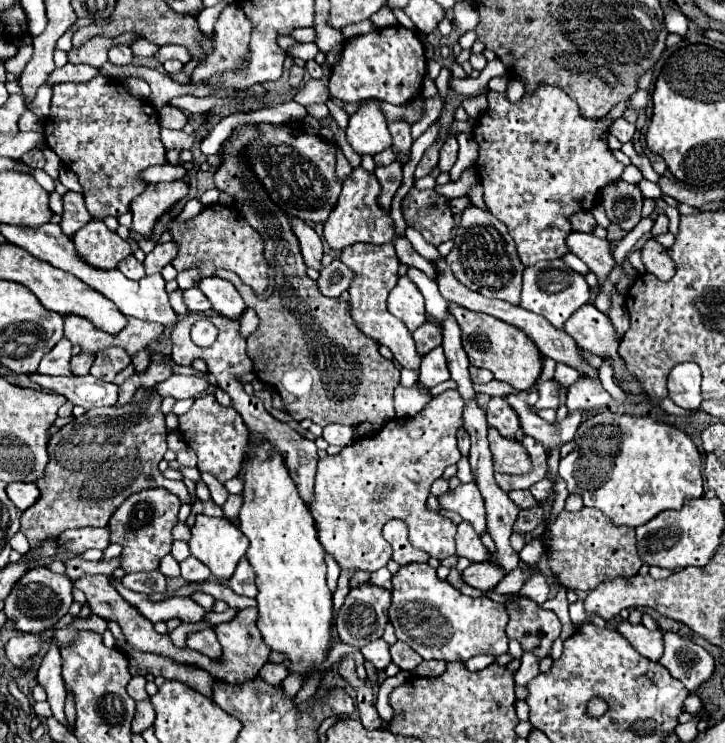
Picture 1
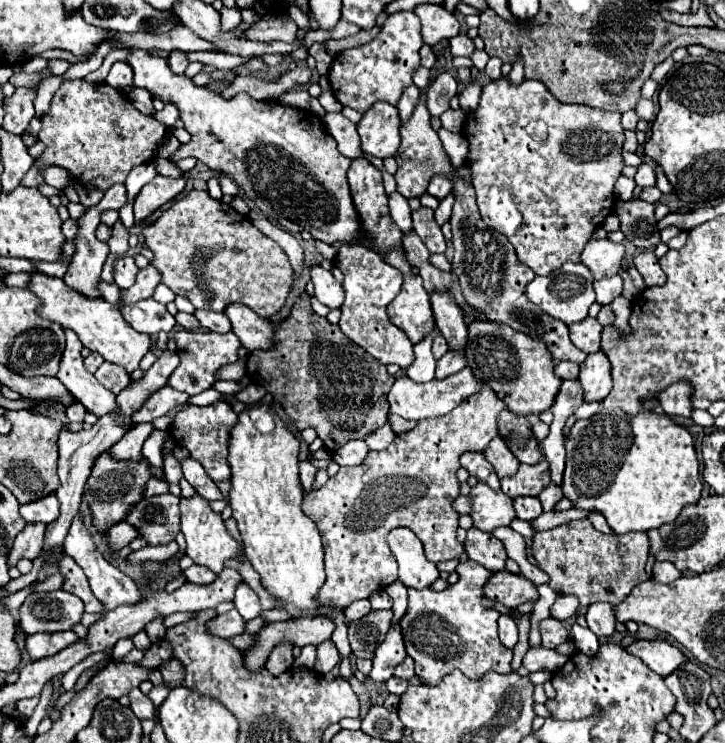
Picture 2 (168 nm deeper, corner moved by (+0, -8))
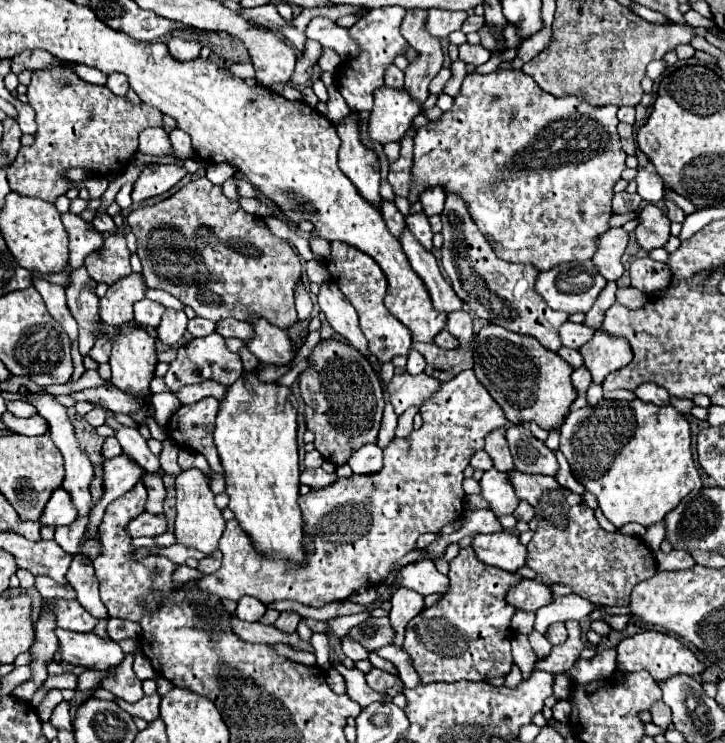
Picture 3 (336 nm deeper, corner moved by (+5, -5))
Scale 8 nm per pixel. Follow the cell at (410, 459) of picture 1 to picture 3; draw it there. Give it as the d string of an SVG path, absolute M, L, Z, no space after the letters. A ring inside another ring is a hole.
M465 370L461 374L457 374L455 378L451 378L449 382L445 382L421 408L419 408L421 416L423 416L423 426L415 432L411 432L409 438L395 438L385 450L385 468L377 474L371 474L371 476L357 476L353 474L351 478L339 478L335 484L327 486L327 488L321 488L321 490L311 490L309 494L305 496L299 496L299 508L301 508L301 514L303 514L303 548L307 550L307 564L303 568L299 568L299 574L297 576L287 576L287 562L279 562L277 558L259 558L259 554L255 554L255 546L251 546L251 538L247 538L247 532L239 526L239 522L235 520L229 520L227 522L227 528L219 540L219 550L223 552L223 564L221 568L211 574L211 576L203 576L201 580L195 580L195 582L189 582L189 584L195 584L197 588L201 588L203 592L211 592L211 594L217 594L219 598L229 598L229 600L239 600L243 596L253 596L257 600L261 600L263 604L269 604L269 602L275 602L275 600L295 600L295 602L301 602L305 606L313 606L313 608L321 608L329 602L337 602L337 600L347 600L353 592L361 592L361 590L367 590L367 588L375 588L379 582L385 580L385 576L389 574L389 570L393 568L393 564L405 556L407 552L411 552L415 548L415 542L421 534L425 532L439 532L443 526L447 526L449 522L453 520L459 520L461 512L463 512L463 500L465 500L465 492L461 488L461 482L463 482L463 470L469 466L469 460L471 456L481 450L485 446L485 436L491 432L491 430L497 430L497 428L503 428L507 424L507 418L503 418L503 410L501 406L491 398L491 394L485 390L485 386L481 386L481 382L477 382L477 376L473 370Z

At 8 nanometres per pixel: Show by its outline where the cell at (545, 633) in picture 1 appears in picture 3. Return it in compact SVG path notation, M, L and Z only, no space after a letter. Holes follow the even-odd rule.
M557 622L553 626L549 626L549 632L547 632L547 640L551 644L563 644L567 640L567 628L563 622Z

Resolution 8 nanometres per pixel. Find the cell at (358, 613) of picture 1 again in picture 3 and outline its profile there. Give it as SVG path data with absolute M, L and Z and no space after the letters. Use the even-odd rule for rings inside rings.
M375 618L369 620L363 628L353 628L349 636L359 640L367 650L379 650L391 644L391 638L395 638L395 630L391 630L389 618Z

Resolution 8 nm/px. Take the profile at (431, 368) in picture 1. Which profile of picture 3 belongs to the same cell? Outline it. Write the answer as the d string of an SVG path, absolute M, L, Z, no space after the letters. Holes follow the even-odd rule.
M457 310L455 314L449 314L449 320L447 320L447 330L459 338L459 346L461 348L467 348L469 342L471 342L471 336L473 336L473 320L469 316L469 312L465 310Z

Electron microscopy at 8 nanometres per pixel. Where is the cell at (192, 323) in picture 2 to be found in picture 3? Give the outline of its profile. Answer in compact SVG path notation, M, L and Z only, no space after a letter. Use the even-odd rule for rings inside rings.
M193 318L193 320L189 320L189 326L187 326L187 330L193 334L193 336L207 336L207 334L211 334L211 332L215 332L215 328L217 328L217 322L211 322L211 320L203 320L203 318Z

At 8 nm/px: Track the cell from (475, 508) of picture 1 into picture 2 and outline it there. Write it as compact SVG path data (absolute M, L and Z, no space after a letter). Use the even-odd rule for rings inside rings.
M478 483L470 489L470 517L474 521L474 527L478 527L484 533L492 533L494 529L502 525L510 525L510 521L516 517L514 513L514 501L500 493L494 493L488 485Z

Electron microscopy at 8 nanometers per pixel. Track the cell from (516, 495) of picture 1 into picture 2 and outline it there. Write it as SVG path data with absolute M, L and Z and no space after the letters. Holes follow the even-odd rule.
M464 453L464 455L460 457L460 463L462 463L462 467L464 467L470 475L474 475L480 483L488 485L490 489L500 491L500 481L498 481L498 477L496 477L496 473L494 473L494 467L484 459L482 453Z

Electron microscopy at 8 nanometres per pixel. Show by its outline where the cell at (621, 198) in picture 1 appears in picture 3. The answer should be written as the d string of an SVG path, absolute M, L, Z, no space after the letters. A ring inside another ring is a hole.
M653 204L645 206L643 212L639 214L641 224L635 230L635 238L643 250L655 250L655 248L665 248L671 236L671 222L669 218Z

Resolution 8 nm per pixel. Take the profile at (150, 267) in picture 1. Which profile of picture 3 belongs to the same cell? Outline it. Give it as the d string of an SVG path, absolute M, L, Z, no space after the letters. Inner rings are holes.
M131 274L113 286L99 300L99 318L107 326L121 326L133 318L133 304L145 298L145 280L141 274Z

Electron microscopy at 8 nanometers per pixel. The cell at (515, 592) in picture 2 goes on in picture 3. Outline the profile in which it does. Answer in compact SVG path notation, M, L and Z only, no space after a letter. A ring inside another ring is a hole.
M527 578L521 580L517 586L513 586L511 592L507 594L507 602L525 612L535 612L541 606L551 604L553 598L555 596L549 586L537 580L527 580Z

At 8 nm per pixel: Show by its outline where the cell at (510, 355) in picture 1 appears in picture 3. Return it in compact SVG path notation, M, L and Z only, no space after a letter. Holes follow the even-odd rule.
M495 324L485 326L477 336L473 336L471 346L475 354L473 370L479 382L503 408L511 424L535 422L547 432L561 428L577 398L577 390L571 382L573 368L567 366L559 354L547 350L531 336L515 334Z

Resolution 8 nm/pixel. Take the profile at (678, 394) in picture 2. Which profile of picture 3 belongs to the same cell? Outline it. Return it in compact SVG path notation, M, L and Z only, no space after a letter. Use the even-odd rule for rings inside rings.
M651 382L639 386L637 390L633 390L633 394L635 394L639 400L643 400L643 402L651 402L651 404L659 404L659 406L663 406L663 404L669 402L667 390L661 388L661 386L655 386L655 384L651 384Z

